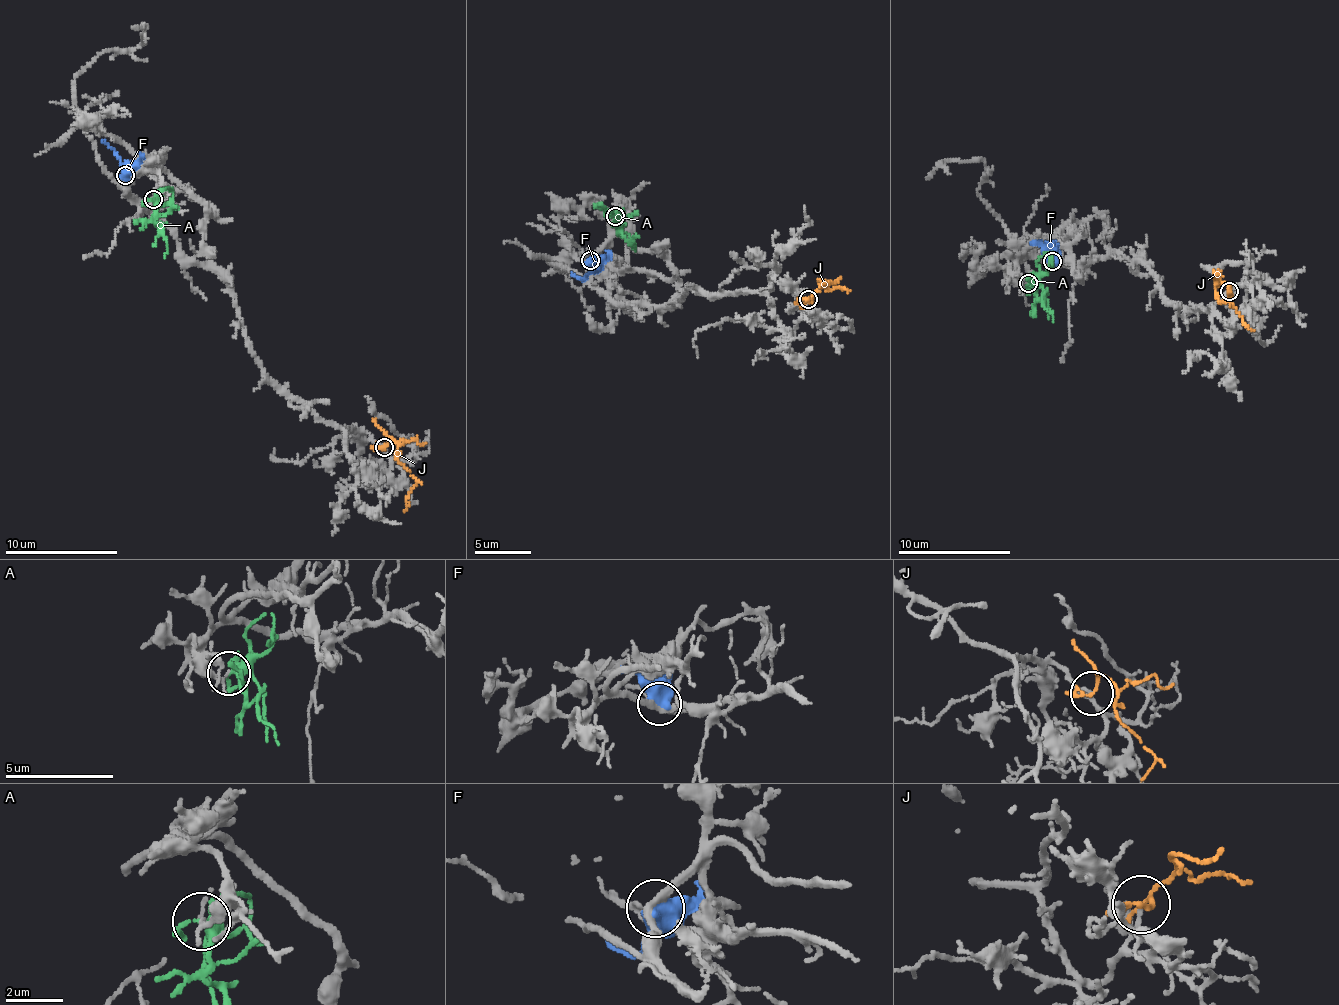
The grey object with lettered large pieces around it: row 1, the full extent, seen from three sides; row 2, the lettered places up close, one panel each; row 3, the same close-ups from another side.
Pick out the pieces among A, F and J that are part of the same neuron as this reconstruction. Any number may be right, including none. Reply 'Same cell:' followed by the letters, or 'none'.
Same cell: J

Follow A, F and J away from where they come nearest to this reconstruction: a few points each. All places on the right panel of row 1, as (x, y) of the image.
A: (1028, 283), (1053, 322)
F: (1051, 262), (1057, 244), (1052, 240), (1042, 245)
J: (1228, 290), (1222, 284), (1215, 290), (1218, 301), (1233, 305), (1254, 330)

